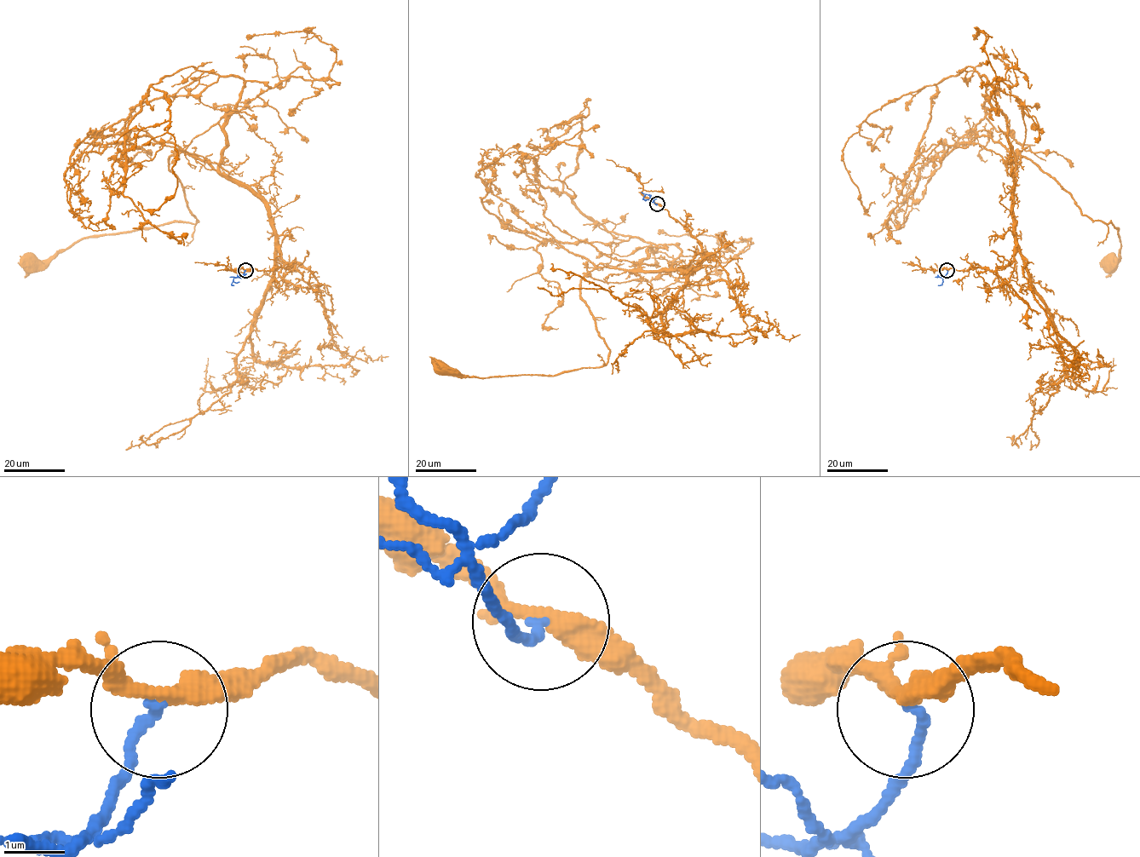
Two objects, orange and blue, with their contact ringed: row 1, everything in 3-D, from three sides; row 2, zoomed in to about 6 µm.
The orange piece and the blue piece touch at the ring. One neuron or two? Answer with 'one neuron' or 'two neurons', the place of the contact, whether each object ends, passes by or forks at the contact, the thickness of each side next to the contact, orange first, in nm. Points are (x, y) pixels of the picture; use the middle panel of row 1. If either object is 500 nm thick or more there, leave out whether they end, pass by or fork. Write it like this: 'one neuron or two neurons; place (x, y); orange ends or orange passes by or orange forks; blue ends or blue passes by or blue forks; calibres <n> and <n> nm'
one neuron; place (657, 204); orange forks; blue ends; calibres 240 and 150 nm

